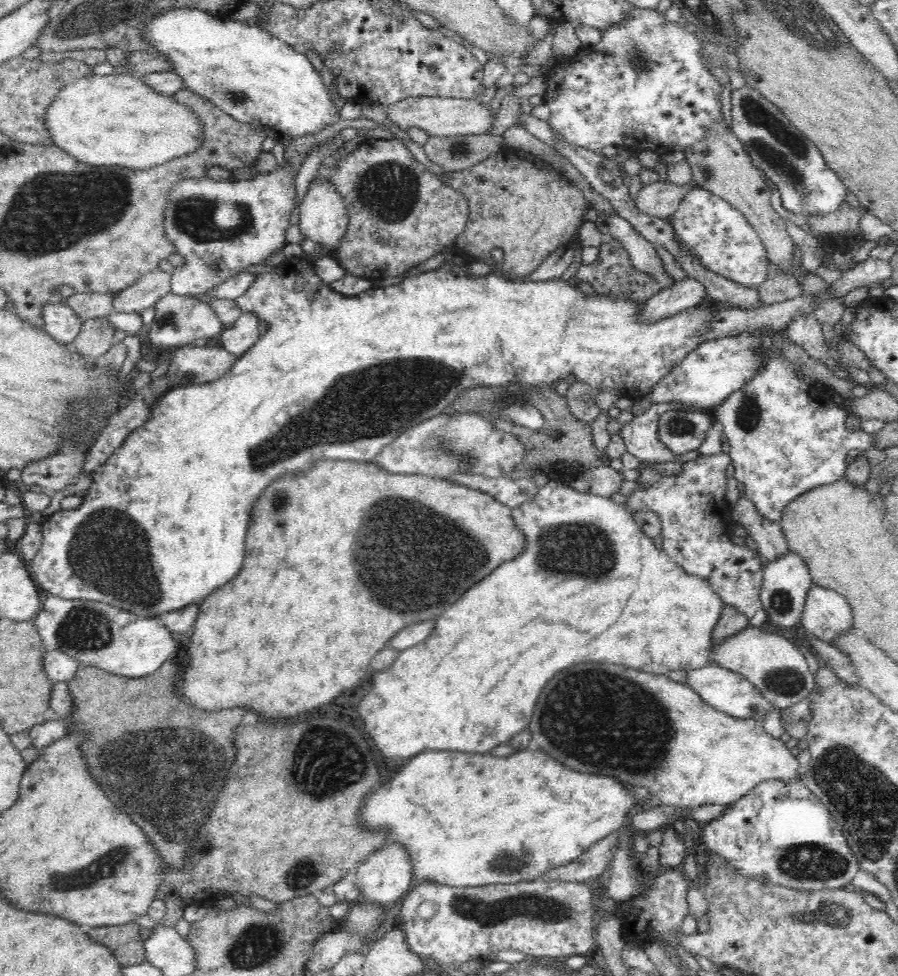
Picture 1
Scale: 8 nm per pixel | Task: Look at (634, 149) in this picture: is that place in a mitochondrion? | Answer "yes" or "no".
no

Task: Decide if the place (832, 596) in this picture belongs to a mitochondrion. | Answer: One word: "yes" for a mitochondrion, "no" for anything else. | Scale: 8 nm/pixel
no

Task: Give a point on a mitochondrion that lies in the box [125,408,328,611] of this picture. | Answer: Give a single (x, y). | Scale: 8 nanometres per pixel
(280, 500)

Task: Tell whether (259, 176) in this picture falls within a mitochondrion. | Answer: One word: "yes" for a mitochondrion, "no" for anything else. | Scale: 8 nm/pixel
no

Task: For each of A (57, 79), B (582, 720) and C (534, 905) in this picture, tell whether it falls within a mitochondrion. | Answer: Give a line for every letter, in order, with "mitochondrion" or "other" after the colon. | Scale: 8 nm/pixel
A: other
B: mitochondrion
C: mitochondrion

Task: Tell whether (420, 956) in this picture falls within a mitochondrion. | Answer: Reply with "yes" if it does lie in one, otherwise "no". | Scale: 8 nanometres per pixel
no

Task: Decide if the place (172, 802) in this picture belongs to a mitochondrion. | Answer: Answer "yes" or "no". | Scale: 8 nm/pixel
yes

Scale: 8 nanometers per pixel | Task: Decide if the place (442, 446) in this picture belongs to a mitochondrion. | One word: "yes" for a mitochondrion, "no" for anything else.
yes

